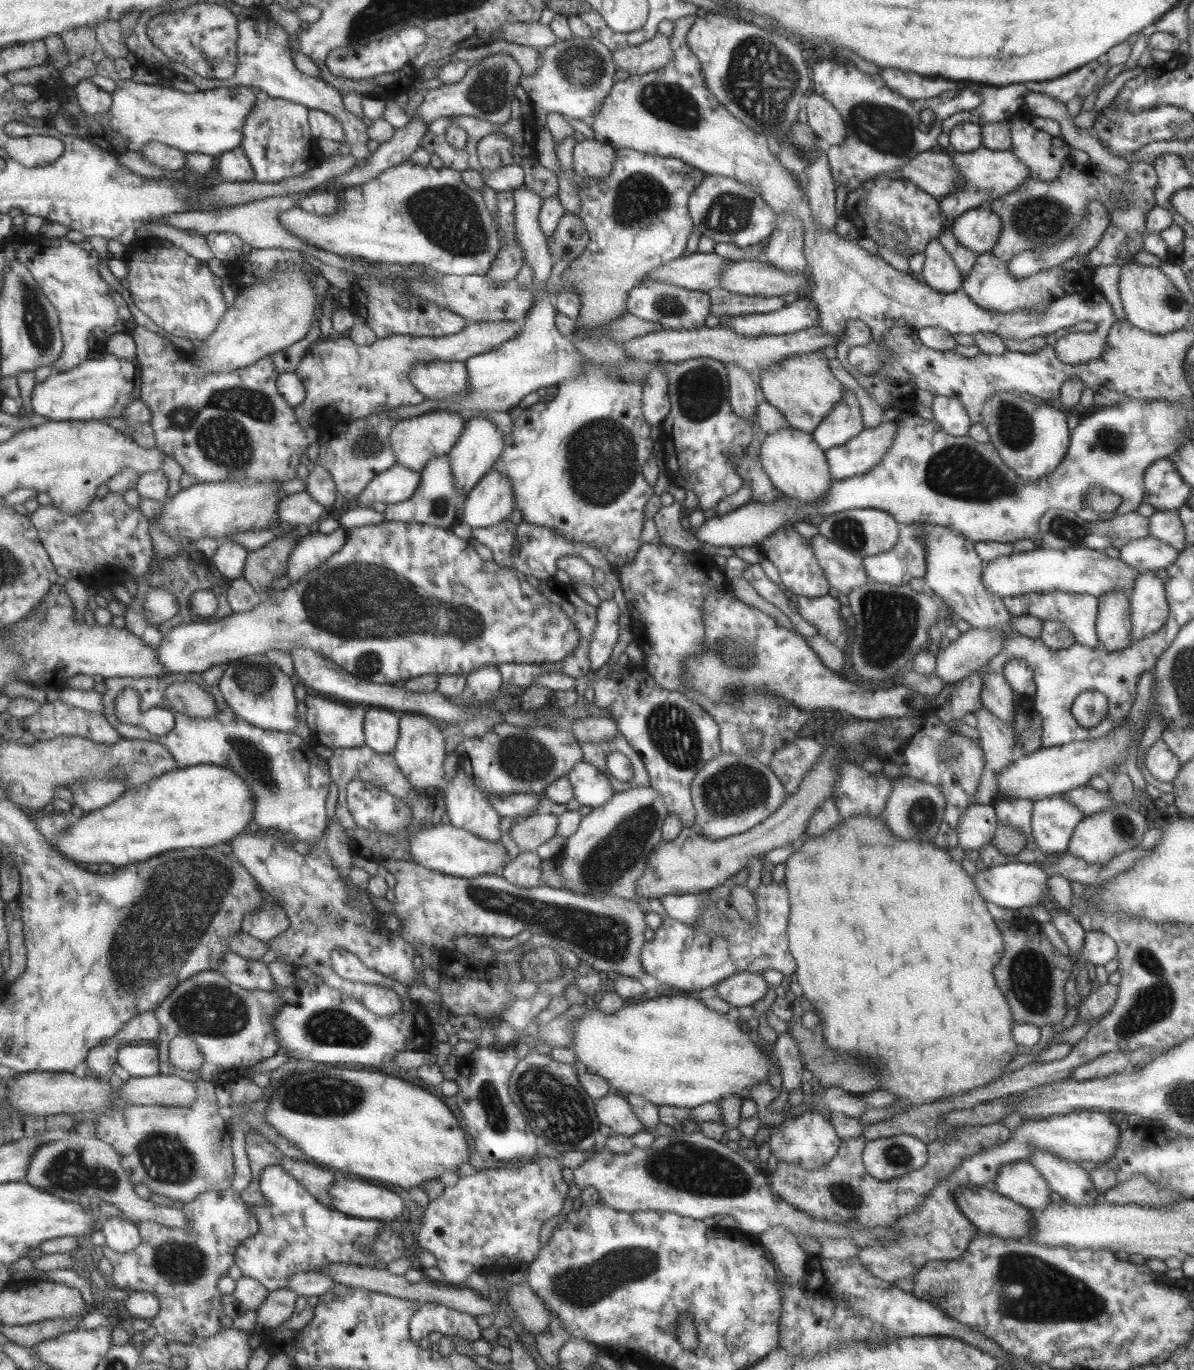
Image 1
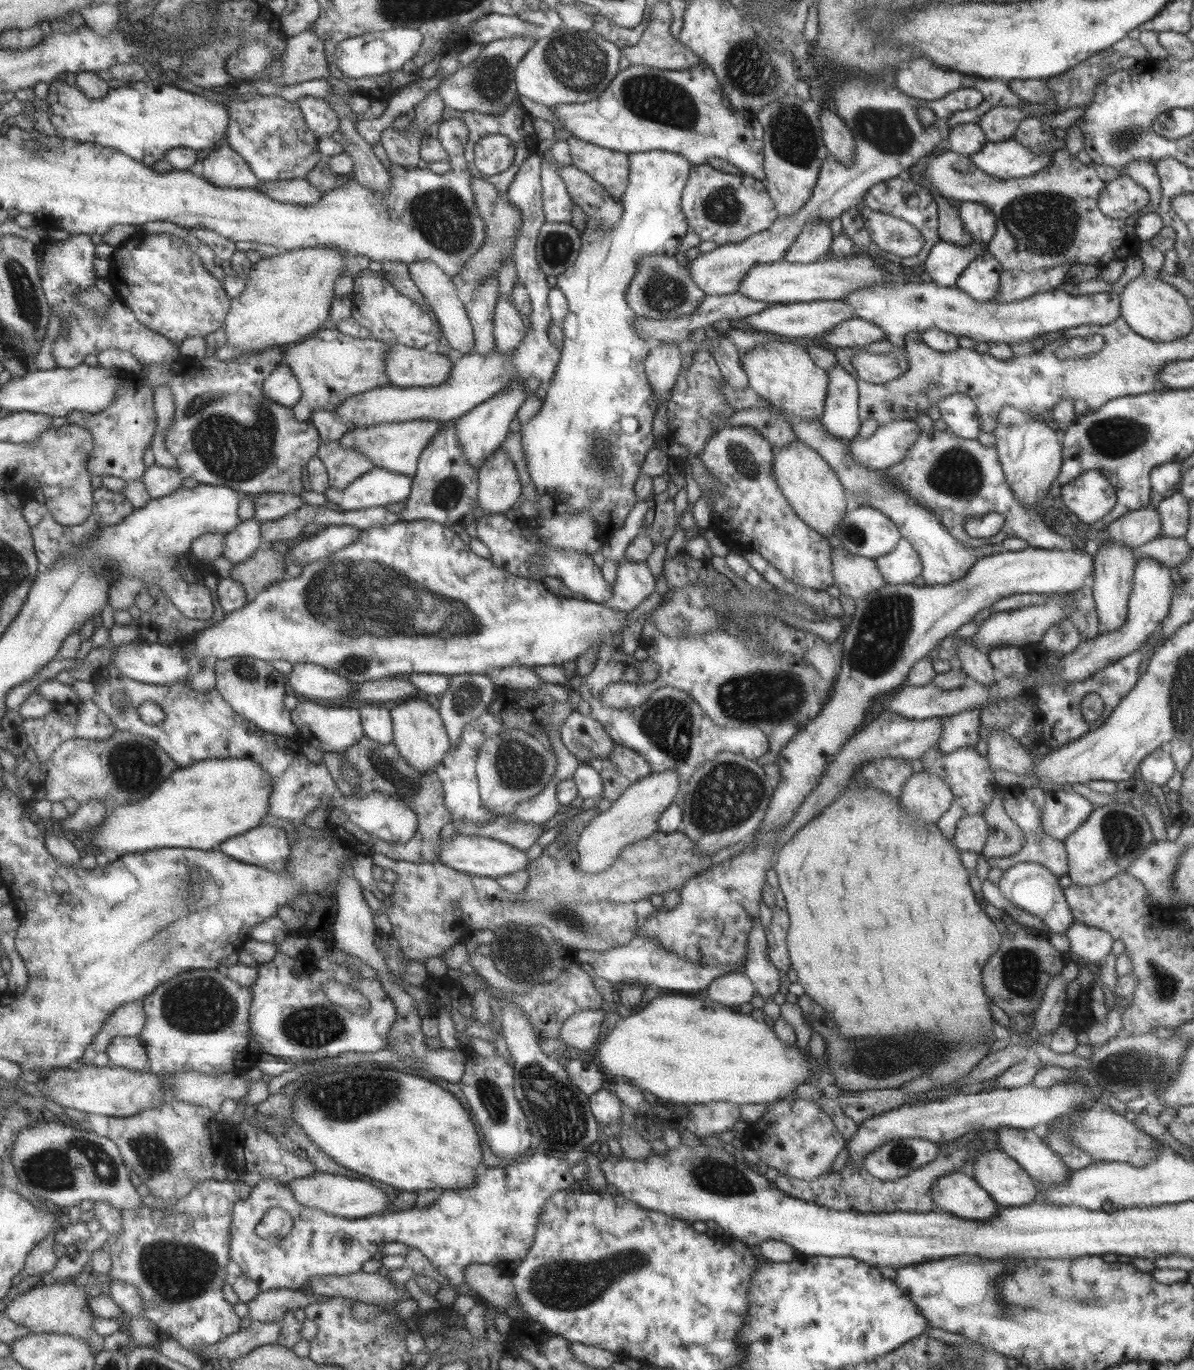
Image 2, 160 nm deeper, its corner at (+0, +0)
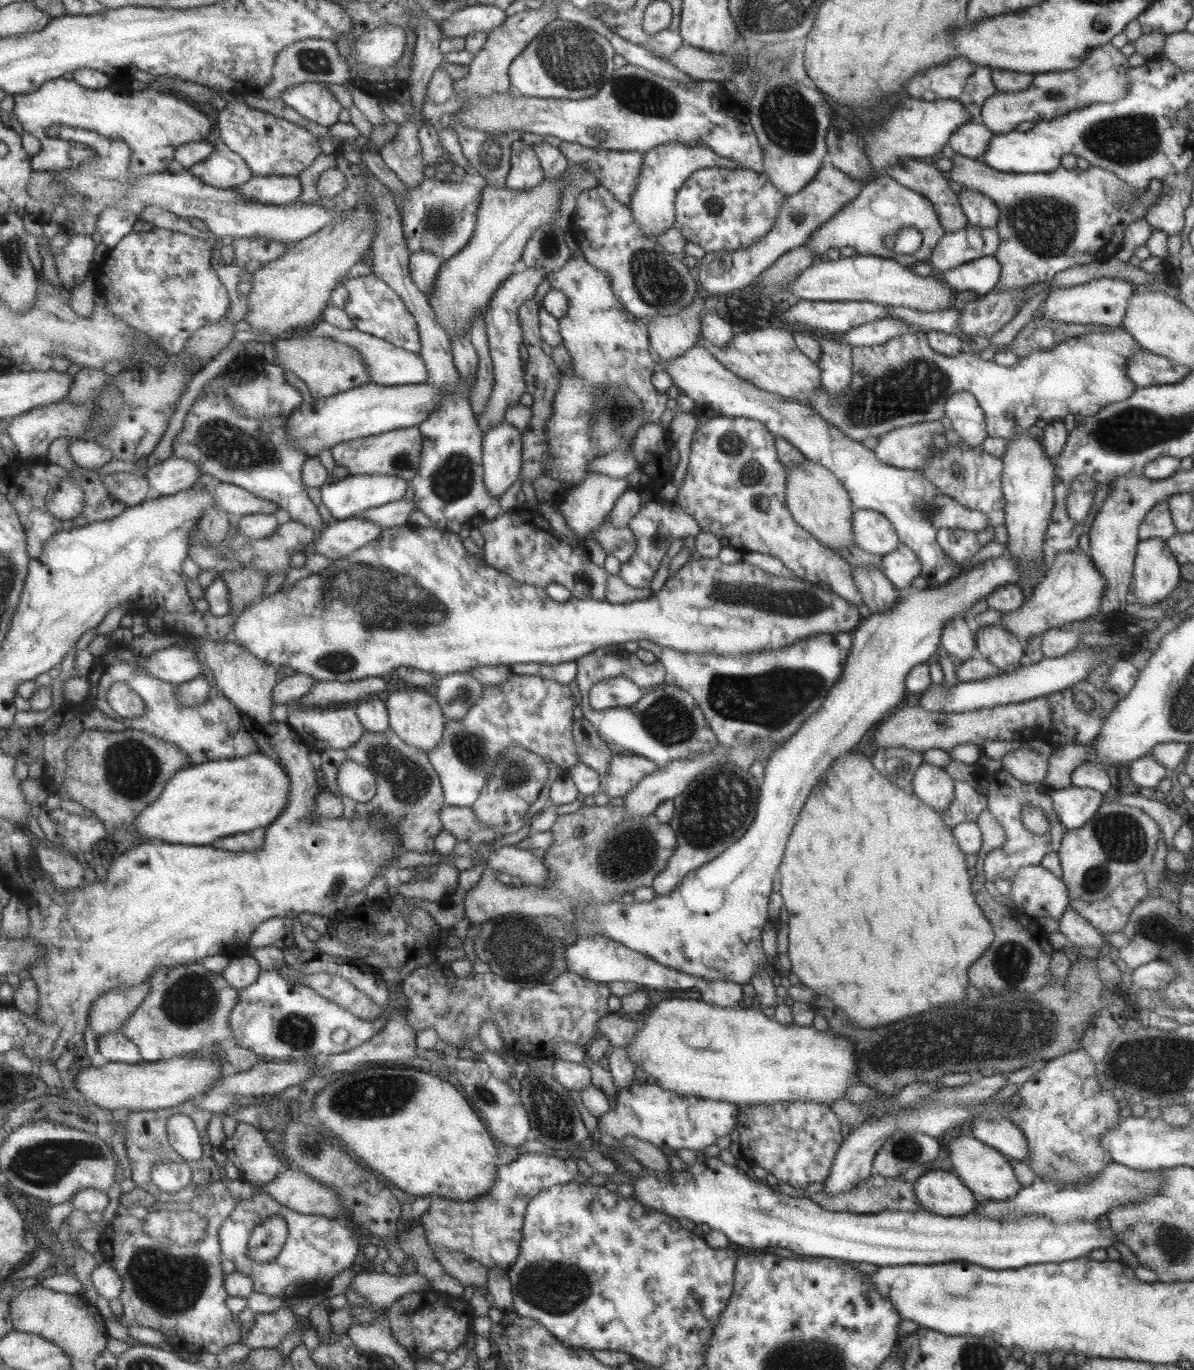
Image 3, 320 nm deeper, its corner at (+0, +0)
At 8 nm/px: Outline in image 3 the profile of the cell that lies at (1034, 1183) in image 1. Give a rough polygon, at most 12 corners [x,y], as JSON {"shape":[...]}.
{"shape":[[976,1138],[949,1141],[951,1172],[978,1198],[1022,1187],[1008,1159]]}

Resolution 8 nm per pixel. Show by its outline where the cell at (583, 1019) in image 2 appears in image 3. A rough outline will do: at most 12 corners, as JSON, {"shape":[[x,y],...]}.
{"shape":[[609,1012],[595,1026],[610,1048],[627,1046],[638,1031],[637,1021]]}

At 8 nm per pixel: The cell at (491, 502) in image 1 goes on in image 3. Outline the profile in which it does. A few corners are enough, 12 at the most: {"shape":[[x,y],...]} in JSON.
{"shape":[[520,432],[482,436],[483,482],[499,498],[517,480]]}

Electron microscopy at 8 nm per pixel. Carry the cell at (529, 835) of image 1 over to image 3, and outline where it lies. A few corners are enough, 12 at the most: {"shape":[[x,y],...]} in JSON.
{"shape":[[443,804],[442,828],[472,848],[503,834],[483,826],[469,807]]}

